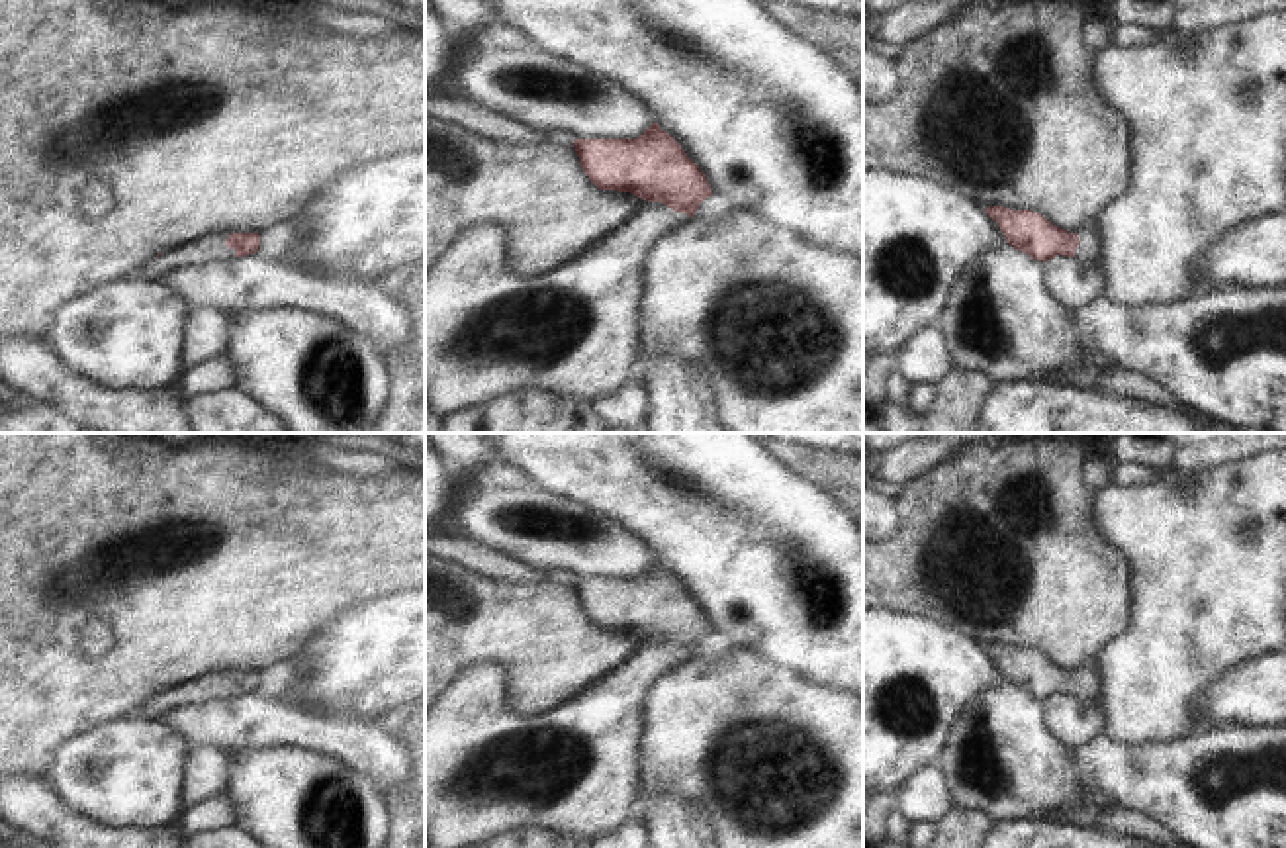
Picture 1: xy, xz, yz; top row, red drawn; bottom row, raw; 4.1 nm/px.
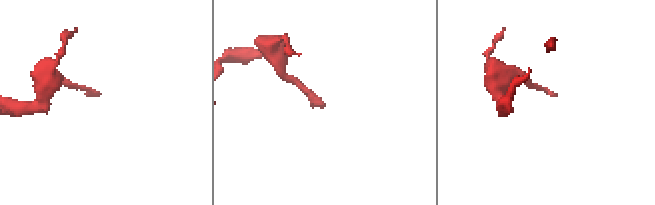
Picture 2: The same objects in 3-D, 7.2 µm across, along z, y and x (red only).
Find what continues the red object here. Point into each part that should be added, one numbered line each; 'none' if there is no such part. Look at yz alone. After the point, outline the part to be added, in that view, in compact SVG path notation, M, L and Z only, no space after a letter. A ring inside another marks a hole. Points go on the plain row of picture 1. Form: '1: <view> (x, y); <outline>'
1: yz (1089, 686); M1090 662L1086 666L1082 666L1079 672L1079 683L1075 687L1075 697L1082 699L1082 701L1096 701L1098 693L1100 693L1100 670L1098 670L1098 662Z

